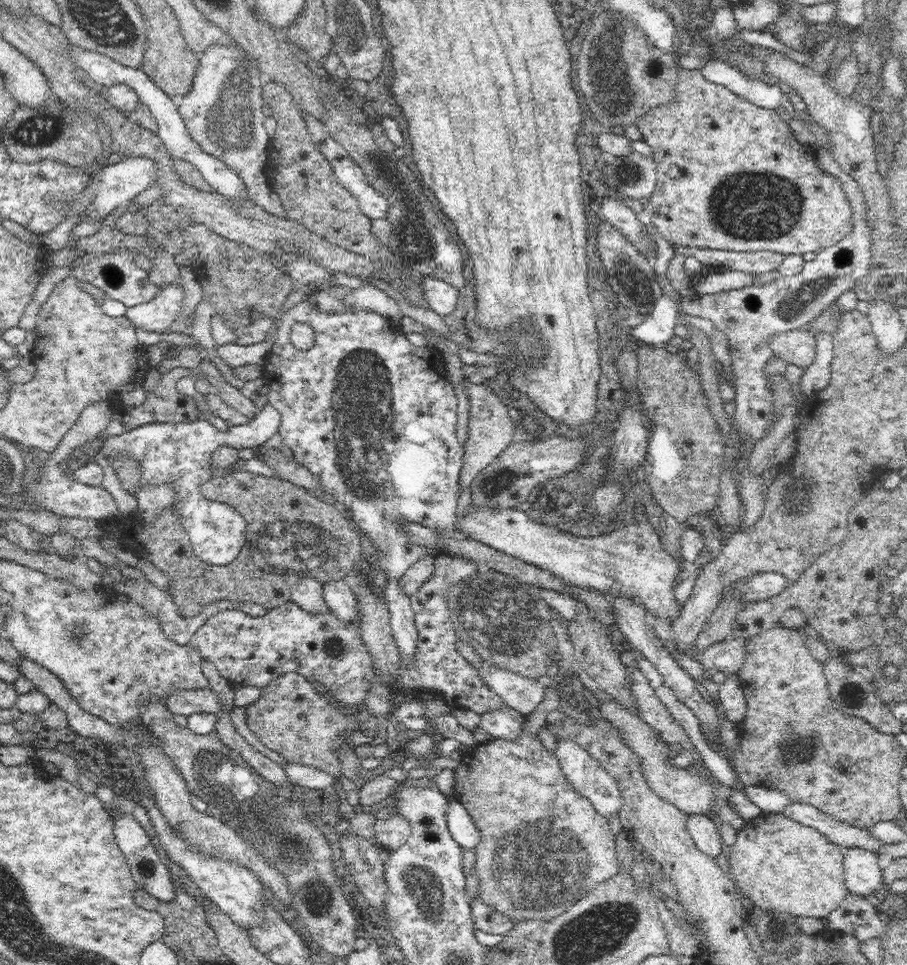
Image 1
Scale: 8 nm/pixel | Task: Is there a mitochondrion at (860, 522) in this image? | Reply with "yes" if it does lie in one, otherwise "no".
no

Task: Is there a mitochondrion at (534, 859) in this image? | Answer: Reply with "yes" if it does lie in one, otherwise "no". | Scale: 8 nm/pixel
yes

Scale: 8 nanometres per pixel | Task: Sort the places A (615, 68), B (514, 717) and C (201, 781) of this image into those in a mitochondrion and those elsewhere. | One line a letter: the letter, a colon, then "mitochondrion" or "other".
A: mitochondrion
B: other
C: mitochondrion

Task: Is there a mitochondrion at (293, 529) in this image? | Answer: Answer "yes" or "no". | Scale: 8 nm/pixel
yes

